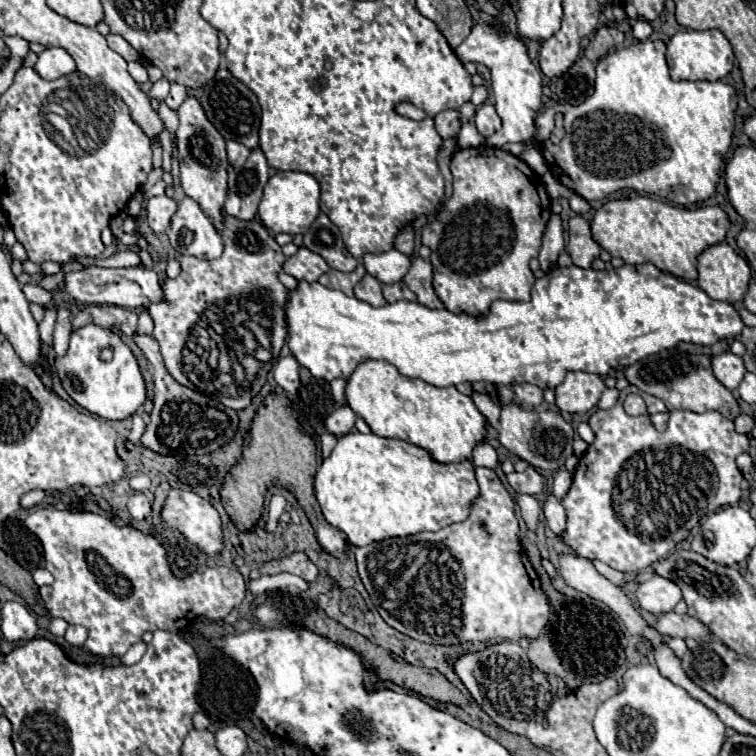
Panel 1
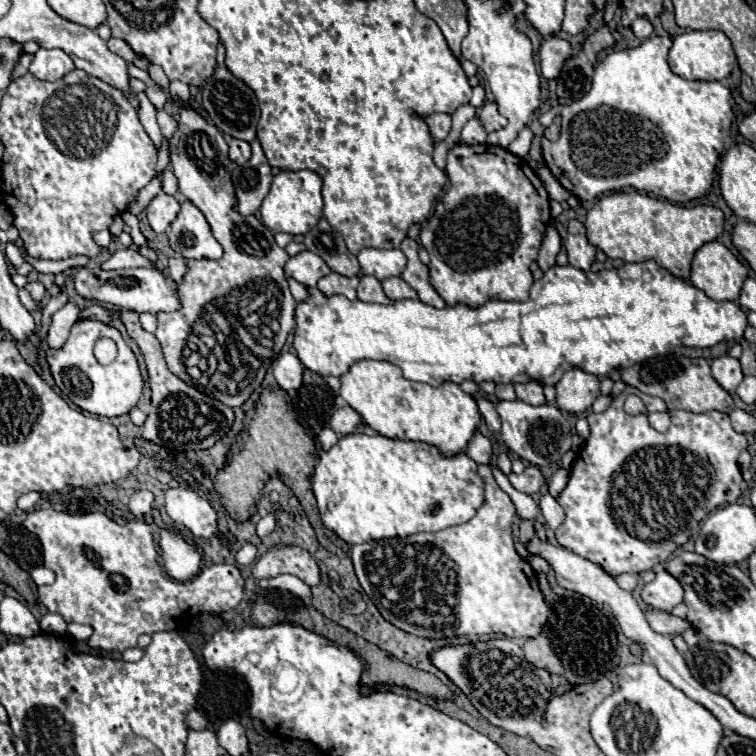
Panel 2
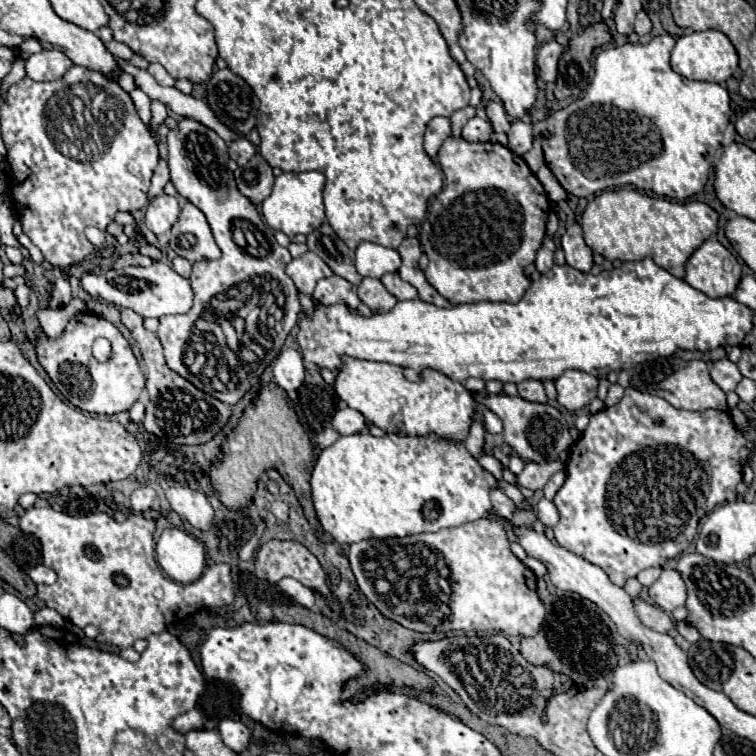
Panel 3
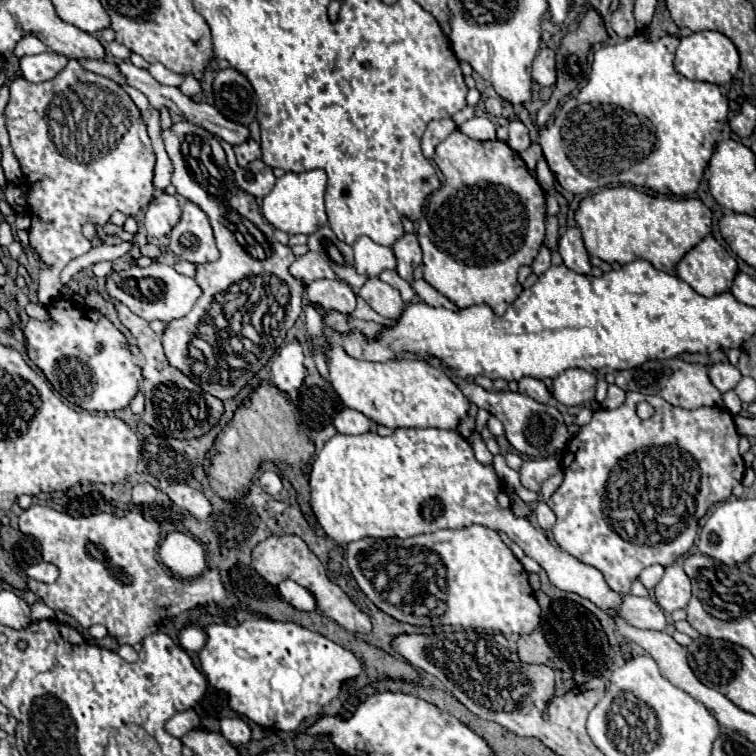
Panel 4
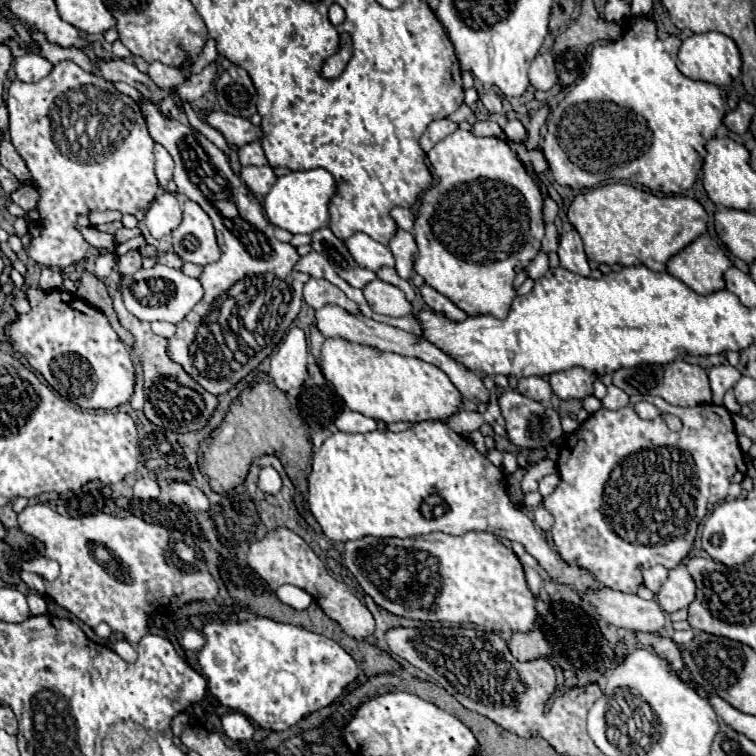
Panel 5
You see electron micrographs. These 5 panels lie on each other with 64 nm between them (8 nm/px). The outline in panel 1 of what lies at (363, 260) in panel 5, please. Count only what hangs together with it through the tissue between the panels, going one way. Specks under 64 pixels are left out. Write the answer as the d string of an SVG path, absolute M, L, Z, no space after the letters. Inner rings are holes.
M388 250L382 254L364 256L364 266L368 274L372 274L382 284L402 282L406 272L410 270L410 258L398 250Z

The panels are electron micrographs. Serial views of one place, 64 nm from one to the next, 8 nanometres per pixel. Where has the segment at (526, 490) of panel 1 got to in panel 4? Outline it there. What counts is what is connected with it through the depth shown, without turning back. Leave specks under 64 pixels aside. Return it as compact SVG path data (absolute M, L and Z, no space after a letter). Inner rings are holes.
M544 458L544 460L524 460L522 470L520 470L520 480L522 486L526 486L528 490L538 492L542 482L546 478L550 478L552 474L558 472L558 466L562 464L558 458Z

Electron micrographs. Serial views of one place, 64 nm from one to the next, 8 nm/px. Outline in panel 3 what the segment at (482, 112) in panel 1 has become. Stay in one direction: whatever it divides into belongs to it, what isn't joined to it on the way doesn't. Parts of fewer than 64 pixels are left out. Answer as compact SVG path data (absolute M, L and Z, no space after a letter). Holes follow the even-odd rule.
M492 100L492 102L486 104L486 118L492 124L494 132L500 132L502 128L506 128L508 116L506 116L506 112L504 112L504 108L502 108L502 104L498 100Z

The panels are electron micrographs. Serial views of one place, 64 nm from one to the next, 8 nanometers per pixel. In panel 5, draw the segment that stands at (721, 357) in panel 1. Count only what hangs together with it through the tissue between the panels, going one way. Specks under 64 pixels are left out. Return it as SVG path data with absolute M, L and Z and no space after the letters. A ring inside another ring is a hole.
M730 364L710 368L710 370L708 370L708 378L710 378L712 394L714 394L712 402L714 402L714 404L722 404L722 398L724 398L726 390L730 390L730 388L740 380L740 376L742 376L742 374L740 374L734 366L730 366Z

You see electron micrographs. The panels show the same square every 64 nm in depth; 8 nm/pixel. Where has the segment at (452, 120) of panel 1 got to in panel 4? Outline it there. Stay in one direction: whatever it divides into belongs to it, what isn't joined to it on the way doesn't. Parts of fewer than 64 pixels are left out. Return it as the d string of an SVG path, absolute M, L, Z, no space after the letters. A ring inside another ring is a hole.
M432 120L422 136L422 152L426 158L434 156L434 148L456 130L456 124L452 120Z

